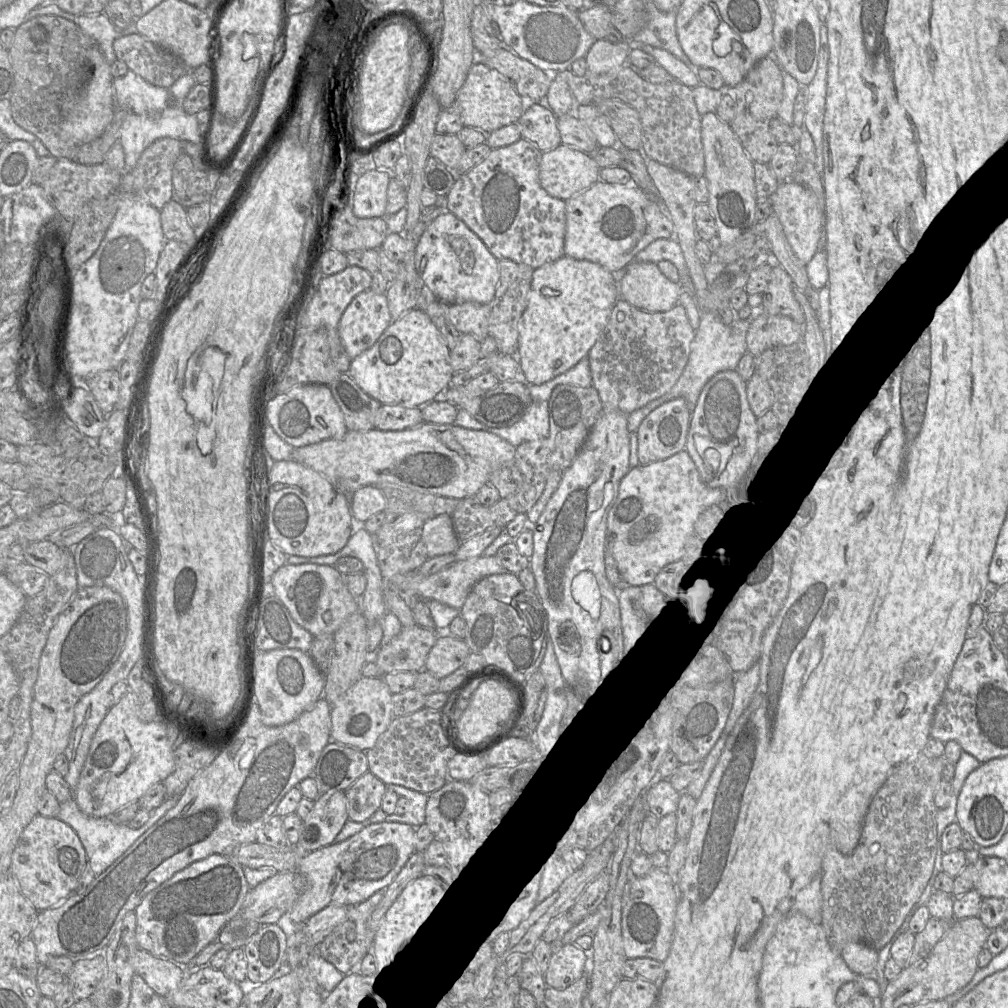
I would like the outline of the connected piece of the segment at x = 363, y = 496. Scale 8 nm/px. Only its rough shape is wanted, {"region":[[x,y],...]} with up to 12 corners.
{"region":[[377,486],[354,492],[349,506],[363,525],[384,511],[387,501]]}

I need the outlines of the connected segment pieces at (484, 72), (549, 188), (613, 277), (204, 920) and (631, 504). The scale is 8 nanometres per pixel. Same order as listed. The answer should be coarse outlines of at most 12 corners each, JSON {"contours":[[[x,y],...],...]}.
{"contours":[[[481,61],[455,99],[463,125],[485,134],[533,103]],[[561,143],[542,153],[539,181],[568,200],[600,180],[591,154]],[[564,255],[535,269],[518,324],[521,379],[587,356],[617,275]],[[212,854],[134,910],[139,948],[187,968],[249,890]],[[685,449],[631,468],[607,520],[624,584],[680,560],[729,490]]]}

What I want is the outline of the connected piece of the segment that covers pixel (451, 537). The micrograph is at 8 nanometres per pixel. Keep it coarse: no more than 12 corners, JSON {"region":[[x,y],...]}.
{"region":[[448,514],[426,520],[428,558],[455,553],[461,543]]}

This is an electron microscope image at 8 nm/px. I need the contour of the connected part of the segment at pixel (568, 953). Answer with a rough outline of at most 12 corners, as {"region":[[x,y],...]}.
{"region":[[565,944],[544,974],[547,986],[563,990],[584,974],[583,949]]}

